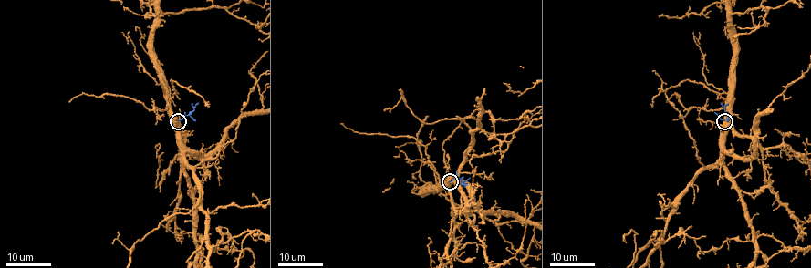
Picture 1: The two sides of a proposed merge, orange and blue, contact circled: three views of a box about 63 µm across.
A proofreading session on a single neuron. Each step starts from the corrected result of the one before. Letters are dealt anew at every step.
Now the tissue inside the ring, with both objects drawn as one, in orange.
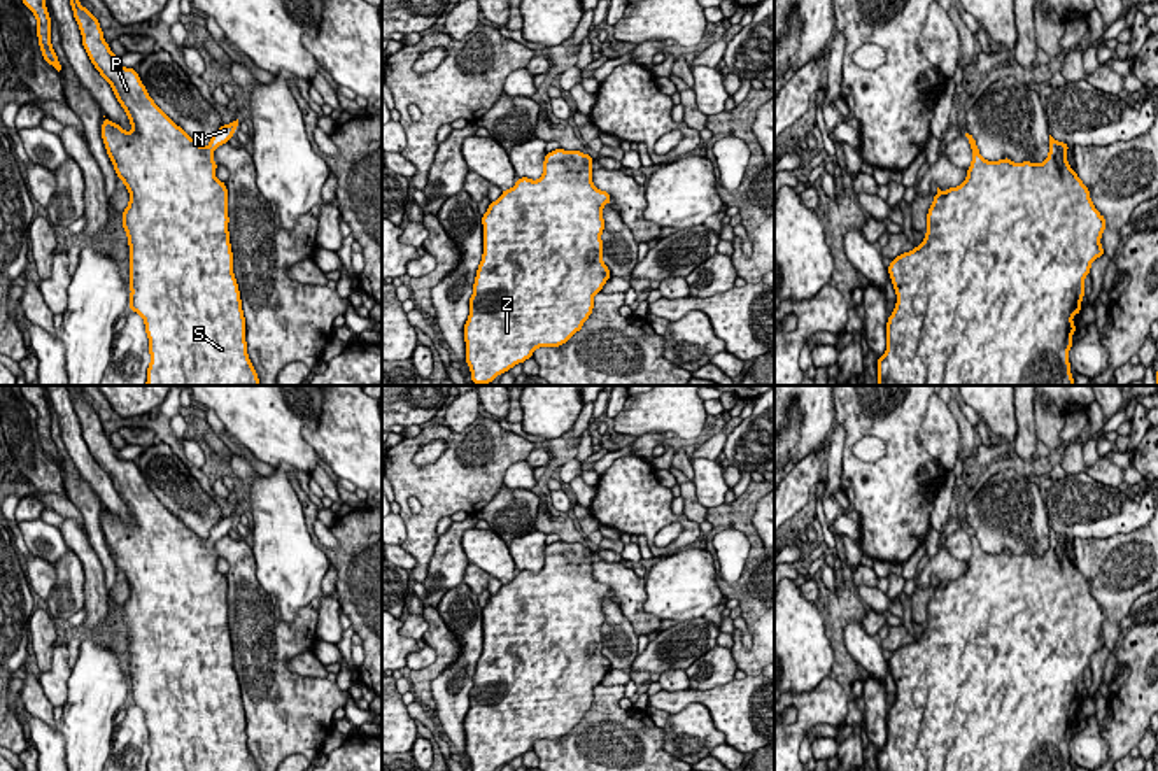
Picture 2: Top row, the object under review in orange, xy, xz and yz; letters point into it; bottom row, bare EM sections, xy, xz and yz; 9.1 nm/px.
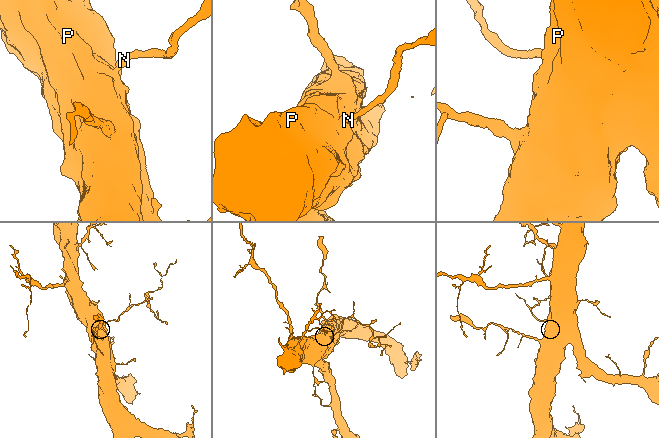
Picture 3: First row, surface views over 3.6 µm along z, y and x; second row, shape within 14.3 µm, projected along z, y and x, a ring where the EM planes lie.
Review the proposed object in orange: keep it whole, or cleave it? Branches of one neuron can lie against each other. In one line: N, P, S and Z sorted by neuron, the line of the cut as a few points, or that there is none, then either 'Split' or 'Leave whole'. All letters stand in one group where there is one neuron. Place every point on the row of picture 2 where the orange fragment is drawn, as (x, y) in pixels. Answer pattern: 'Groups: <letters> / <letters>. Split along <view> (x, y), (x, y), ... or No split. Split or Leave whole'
Groups: N P S Z. No split. Leave whole

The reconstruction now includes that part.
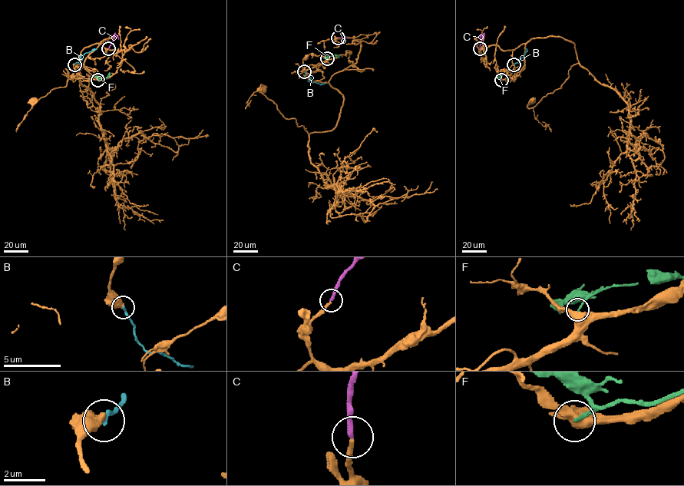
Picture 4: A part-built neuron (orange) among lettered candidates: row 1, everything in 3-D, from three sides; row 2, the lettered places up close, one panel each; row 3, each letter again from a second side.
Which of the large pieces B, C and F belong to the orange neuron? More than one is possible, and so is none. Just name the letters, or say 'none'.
C

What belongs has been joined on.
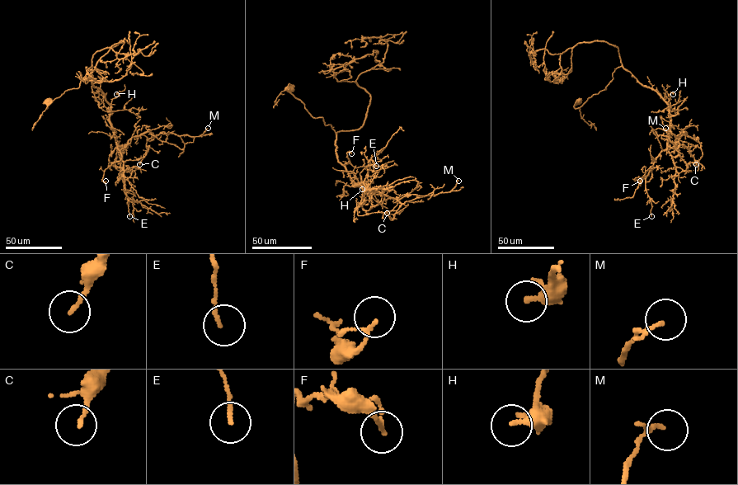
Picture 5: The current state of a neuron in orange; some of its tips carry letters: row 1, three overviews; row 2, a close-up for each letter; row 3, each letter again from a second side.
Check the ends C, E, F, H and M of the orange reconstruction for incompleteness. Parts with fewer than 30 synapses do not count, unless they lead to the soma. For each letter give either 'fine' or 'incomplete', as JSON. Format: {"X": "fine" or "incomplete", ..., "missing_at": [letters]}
{"C": "fine", "E": "fine", "F": "fine", "H": "fine", "M": "fine", "missing_at": []}

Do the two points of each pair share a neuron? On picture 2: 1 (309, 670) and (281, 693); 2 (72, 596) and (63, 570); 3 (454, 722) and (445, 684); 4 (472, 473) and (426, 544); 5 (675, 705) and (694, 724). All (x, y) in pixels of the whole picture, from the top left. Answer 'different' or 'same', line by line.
1: different
2: same
3: same
4: same
5: different

